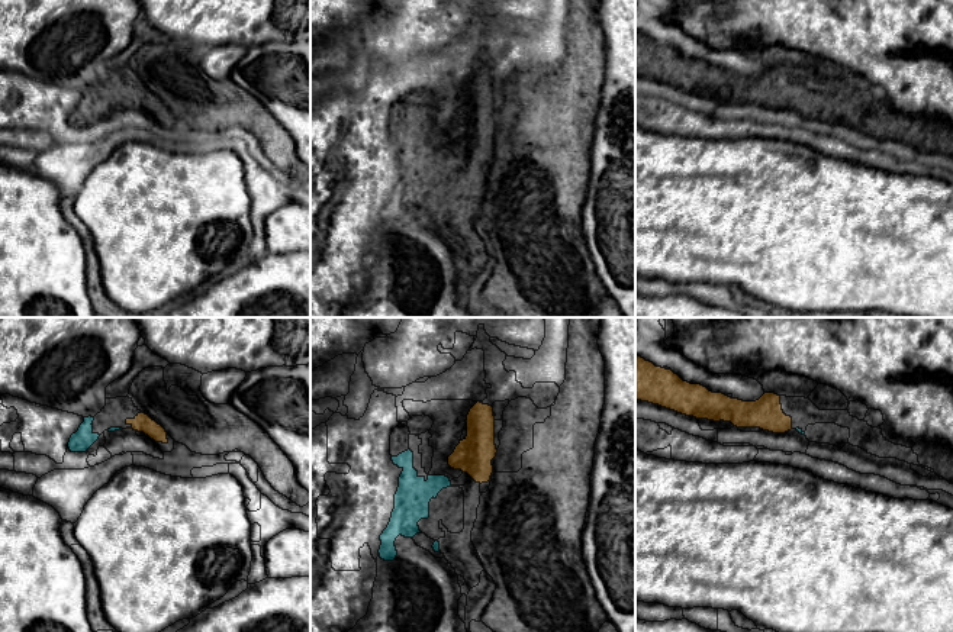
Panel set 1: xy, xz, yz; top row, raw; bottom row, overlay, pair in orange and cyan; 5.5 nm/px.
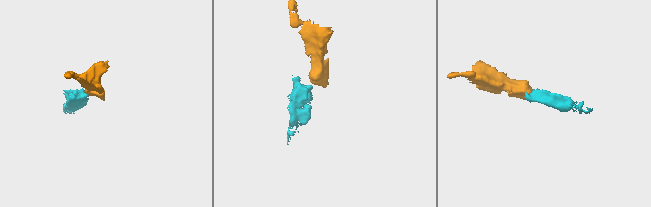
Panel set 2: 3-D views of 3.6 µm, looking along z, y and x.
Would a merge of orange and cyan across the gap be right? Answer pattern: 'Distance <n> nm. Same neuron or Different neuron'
Distance 30 nm. Same neuron

